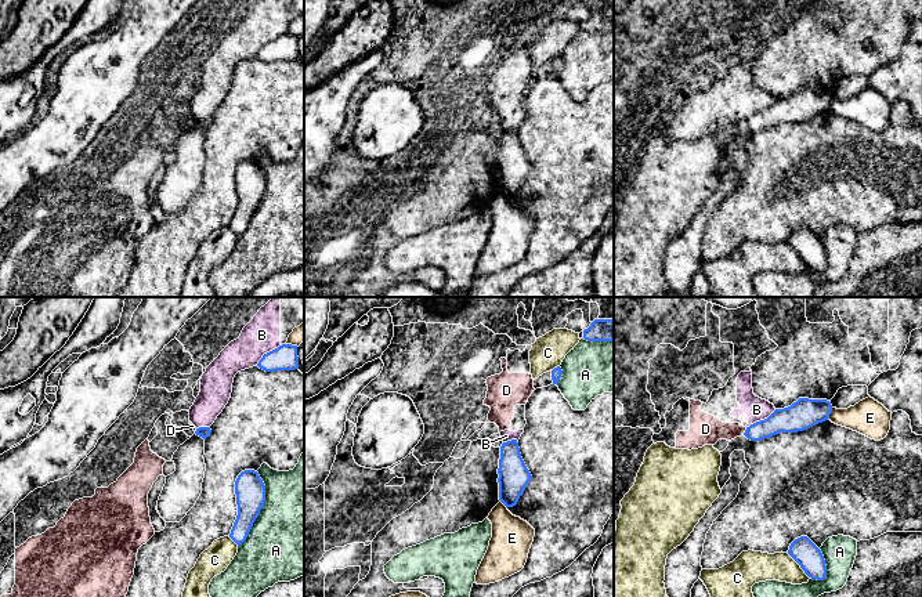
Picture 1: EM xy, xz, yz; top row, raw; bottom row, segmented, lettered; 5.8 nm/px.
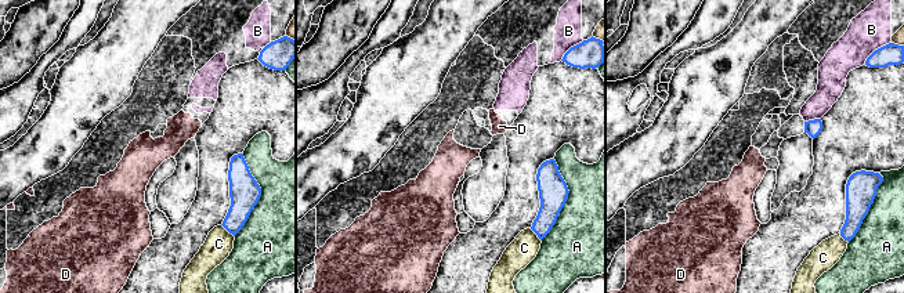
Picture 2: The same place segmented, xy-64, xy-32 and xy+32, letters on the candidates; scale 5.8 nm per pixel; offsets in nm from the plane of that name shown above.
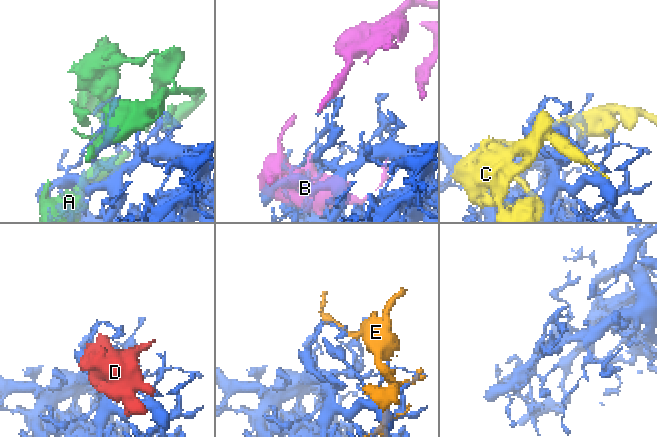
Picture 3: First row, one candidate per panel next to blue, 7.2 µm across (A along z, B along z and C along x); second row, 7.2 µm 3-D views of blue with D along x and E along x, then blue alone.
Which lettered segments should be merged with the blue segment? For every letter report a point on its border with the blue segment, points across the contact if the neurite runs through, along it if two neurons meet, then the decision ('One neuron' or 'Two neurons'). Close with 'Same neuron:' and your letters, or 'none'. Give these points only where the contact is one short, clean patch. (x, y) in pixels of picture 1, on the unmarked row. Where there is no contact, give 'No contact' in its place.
A: Touches blue at xy (261, 198). Two neurons
B: Touches blue at xy (267, 43). Two neurons
C: Touches blue at yz (799, 254). Two neurons
D: Touches blue at yz (745, 122). Boundary: yz (747, 118), (742, 125). Two neurons
E: Touches blue at yz (830, 104). Two neurons
Same neuron: none

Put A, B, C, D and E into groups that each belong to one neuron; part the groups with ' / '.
A / B D / C / E

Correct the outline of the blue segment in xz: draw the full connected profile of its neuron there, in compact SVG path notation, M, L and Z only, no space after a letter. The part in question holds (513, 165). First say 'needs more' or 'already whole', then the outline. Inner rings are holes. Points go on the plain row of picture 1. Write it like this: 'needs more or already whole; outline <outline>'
already whole; outline M517 130L502 134L498 164L499 191L506 198L516 196L532 169L521 148Z

